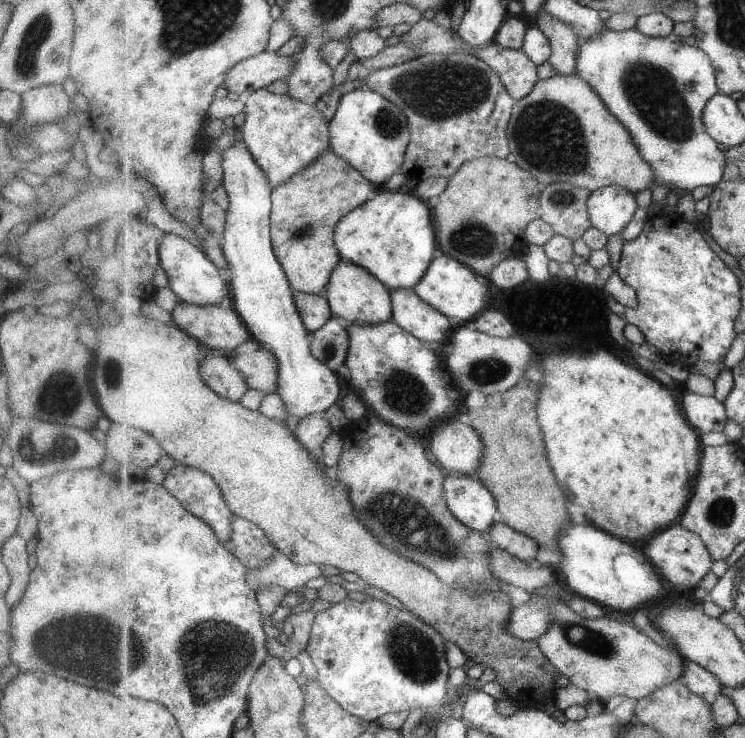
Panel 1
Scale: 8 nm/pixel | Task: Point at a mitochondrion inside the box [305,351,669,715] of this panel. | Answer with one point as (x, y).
(402, 519)

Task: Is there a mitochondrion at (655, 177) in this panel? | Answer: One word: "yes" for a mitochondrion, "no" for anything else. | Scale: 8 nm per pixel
no

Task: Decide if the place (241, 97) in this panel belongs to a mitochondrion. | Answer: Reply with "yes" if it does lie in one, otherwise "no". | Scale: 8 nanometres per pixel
no

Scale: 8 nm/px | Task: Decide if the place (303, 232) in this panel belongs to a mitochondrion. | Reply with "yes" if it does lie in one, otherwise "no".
yes

